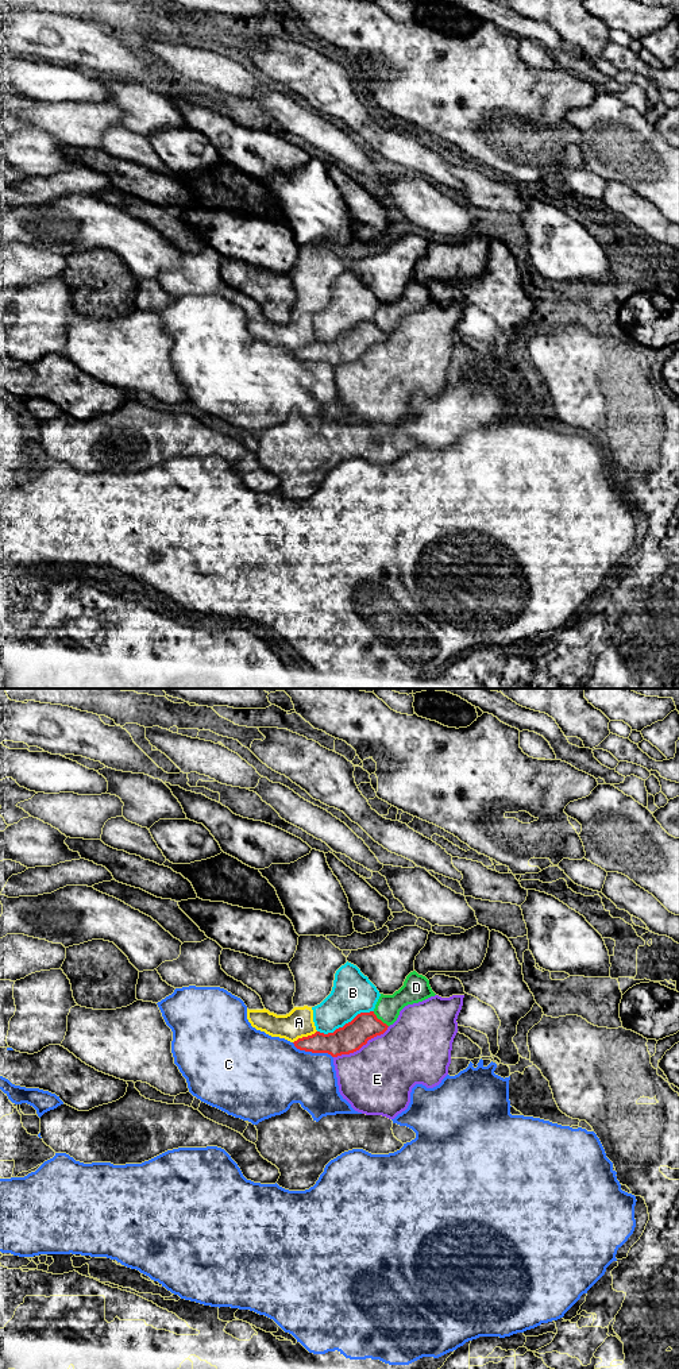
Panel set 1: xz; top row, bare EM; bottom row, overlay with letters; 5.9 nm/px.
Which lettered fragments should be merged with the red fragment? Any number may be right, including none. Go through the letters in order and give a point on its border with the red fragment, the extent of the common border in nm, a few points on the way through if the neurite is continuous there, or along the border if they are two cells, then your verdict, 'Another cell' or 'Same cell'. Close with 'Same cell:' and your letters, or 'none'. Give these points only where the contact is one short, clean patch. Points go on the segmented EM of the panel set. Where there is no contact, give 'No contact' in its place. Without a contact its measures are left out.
A: Touches red at xz (304, 1037). Shared border 160 nm. Another cell
B: Touches red at xz (346, 1024). Shared border 360 nm. Another cell
C: Touches red at xz (312, 1052). Shared border 260 nm. Another cell
D: Touches red at xz (379, 1019). Shared border 130 nm. Another cell
E: Touches red at xz (361, 1047). Shared border 380 nm. Another cell
Same cell: none

